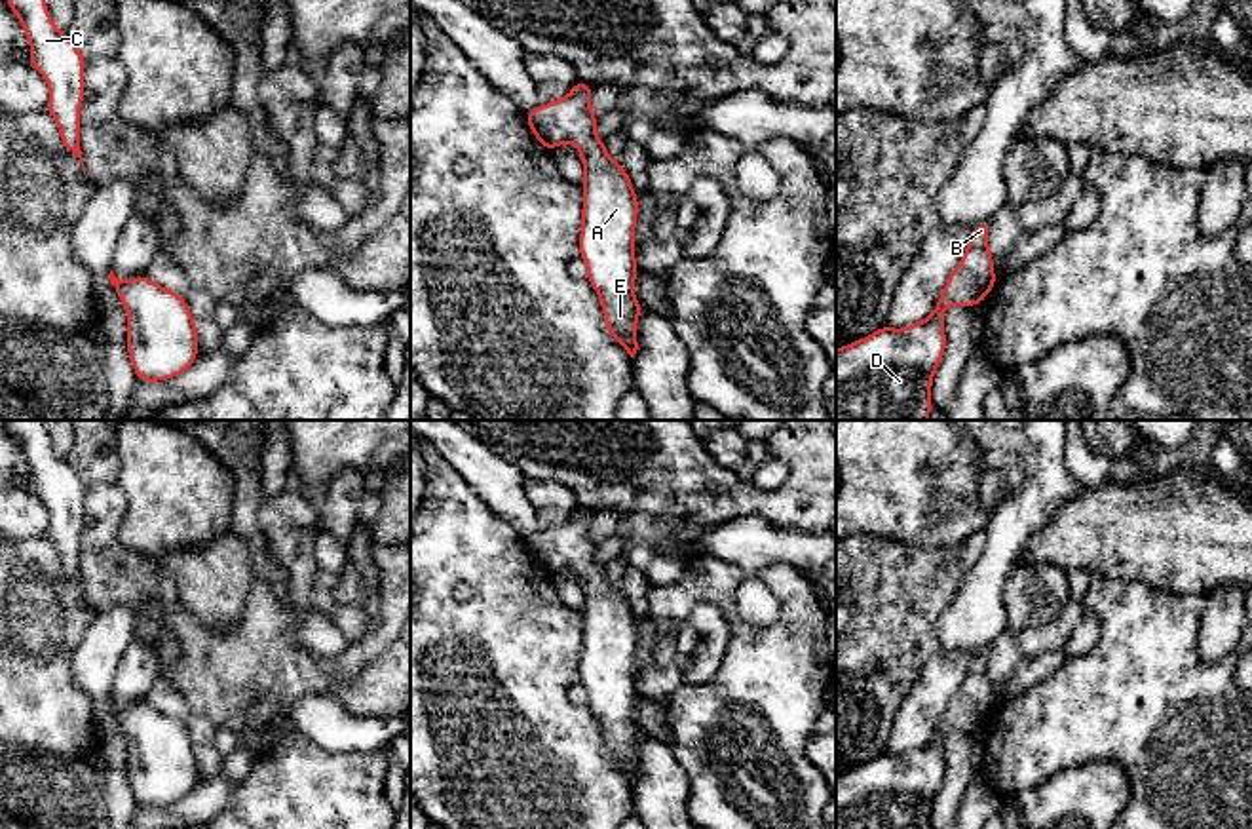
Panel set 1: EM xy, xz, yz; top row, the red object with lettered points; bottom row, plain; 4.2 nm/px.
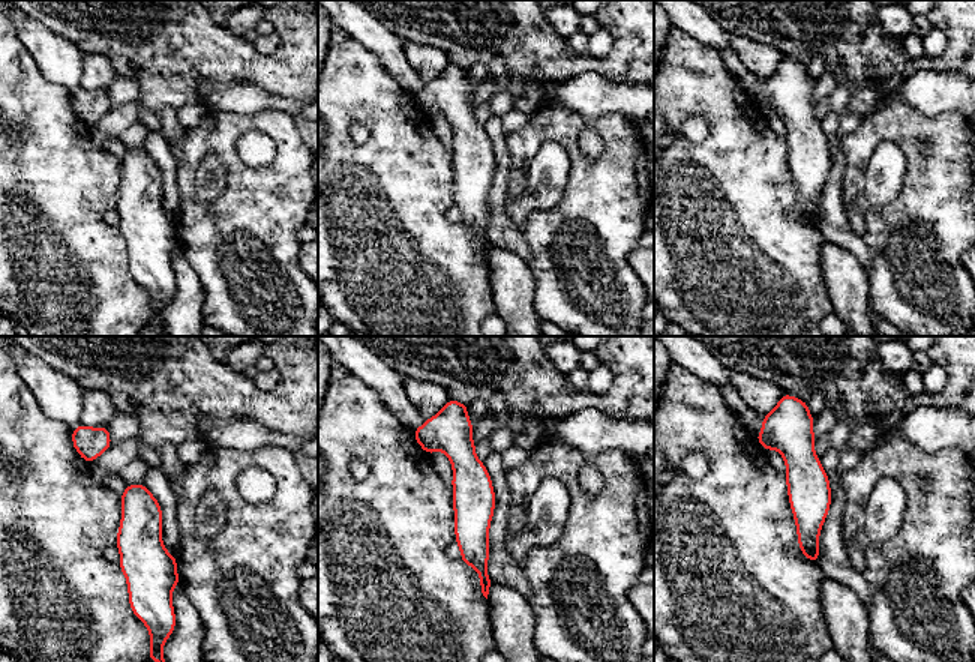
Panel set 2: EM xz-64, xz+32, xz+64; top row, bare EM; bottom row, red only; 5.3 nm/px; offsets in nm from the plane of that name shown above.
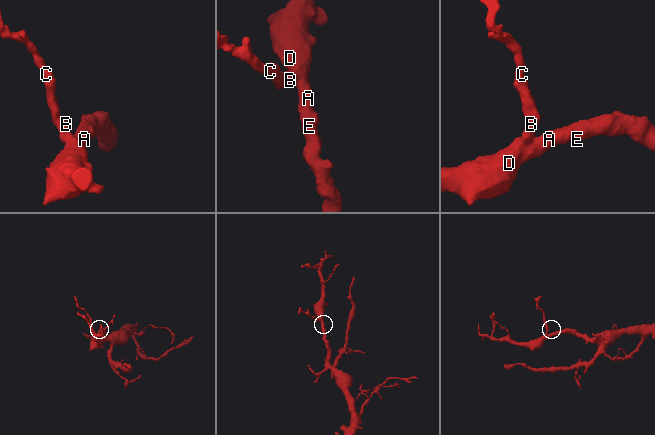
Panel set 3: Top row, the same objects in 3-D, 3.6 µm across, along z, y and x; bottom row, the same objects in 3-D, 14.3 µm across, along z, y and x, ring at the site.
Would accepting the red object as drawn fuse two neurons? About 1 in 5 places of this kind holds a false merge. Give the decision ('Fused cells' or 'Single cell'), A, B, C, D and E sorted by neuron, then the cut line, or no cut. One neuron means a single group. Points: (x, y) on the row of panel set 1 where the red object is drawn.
Single cell. Groups: A B C D E. No split

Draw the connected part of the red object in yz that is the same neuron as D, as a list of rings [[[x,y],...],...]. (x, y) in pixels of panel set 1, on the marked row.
[[[990,222],[971,228],[967,249],[929,318],[906,329],[883,325],[872,335],[836,350],[836,420],[927,420],[933,411],[933,375],[946,350],[944,310],[950,304],[978,306],[997,283],[988,238]]]

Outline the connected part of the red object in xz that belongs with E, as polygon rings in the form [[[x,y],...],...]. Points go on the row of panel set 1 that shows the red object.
[[[578,80],[566,97],[524,114],[549,152],[562,143],[579,148],[585,169],[579,257],[587,264],[587,281],[598,293],[606,331],[633,357],[638,350],[636,319],[644,312],[633,293],[638,200],[627,171],[595,135],[598,118],[591,110],[591,93],[593,87]]]

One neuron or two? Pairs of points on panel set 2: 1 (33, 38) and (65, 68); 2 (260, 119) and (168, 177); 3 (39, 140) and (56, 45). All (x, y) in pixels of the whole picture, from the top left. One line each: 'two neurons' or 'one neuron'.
1: one neuron
2: two neurons
3: two neurons

